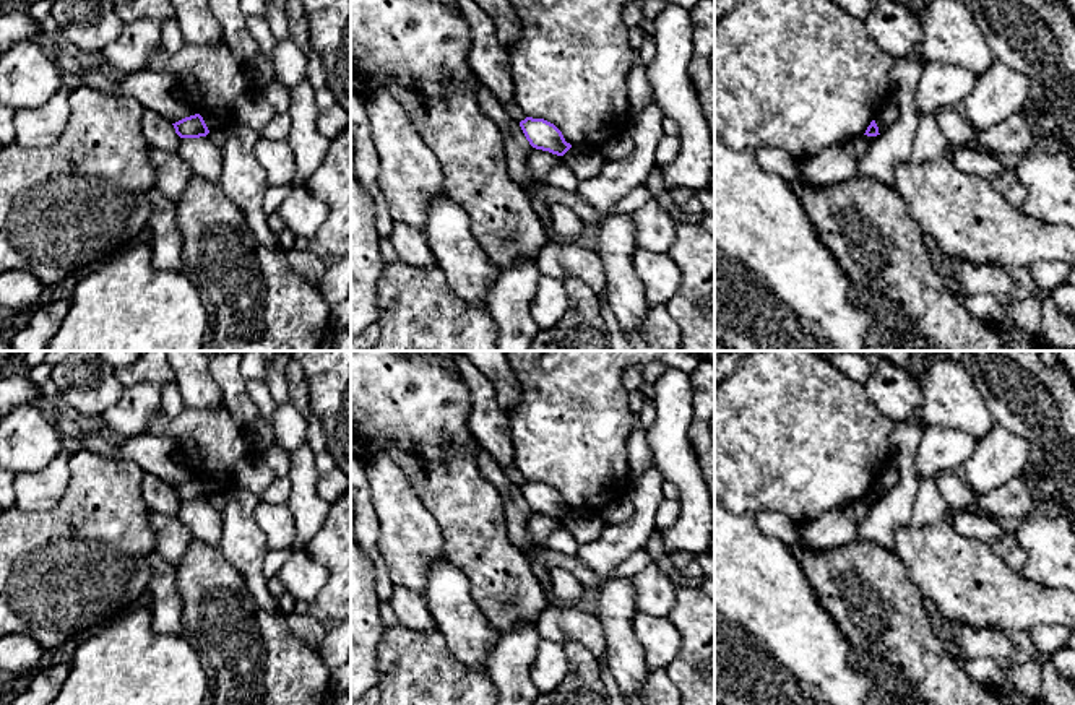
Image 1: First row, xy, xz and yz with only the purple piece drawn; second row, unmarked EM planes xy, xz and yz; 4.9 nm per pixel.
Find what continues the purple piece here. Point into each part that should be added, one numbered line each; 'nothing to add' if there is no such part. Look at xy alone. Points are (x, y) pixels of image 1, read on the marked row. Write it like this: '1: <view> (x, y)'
nothing to add

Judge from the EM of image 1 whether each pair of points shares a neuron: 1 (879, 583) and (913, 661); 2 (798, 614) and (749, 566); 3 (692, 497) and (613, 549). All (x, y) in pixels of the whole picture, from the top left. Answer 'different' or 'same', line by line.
1: same
2: same
3: different

